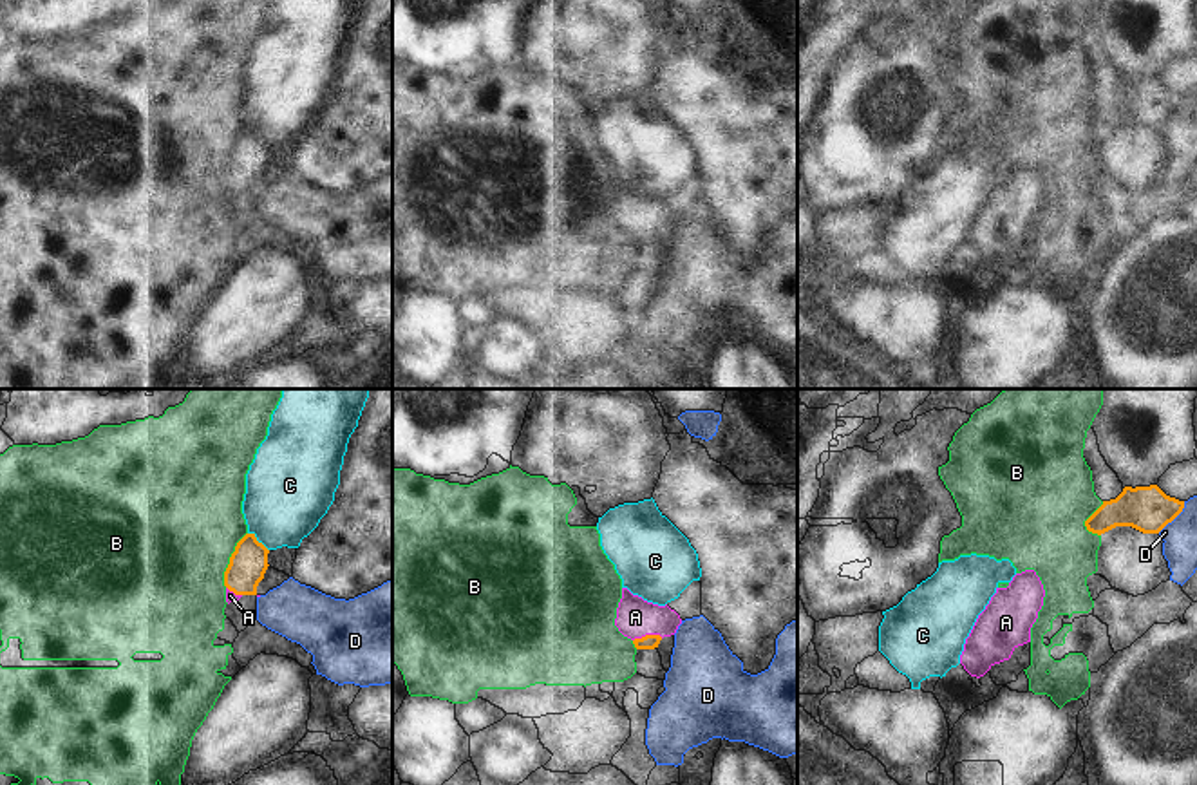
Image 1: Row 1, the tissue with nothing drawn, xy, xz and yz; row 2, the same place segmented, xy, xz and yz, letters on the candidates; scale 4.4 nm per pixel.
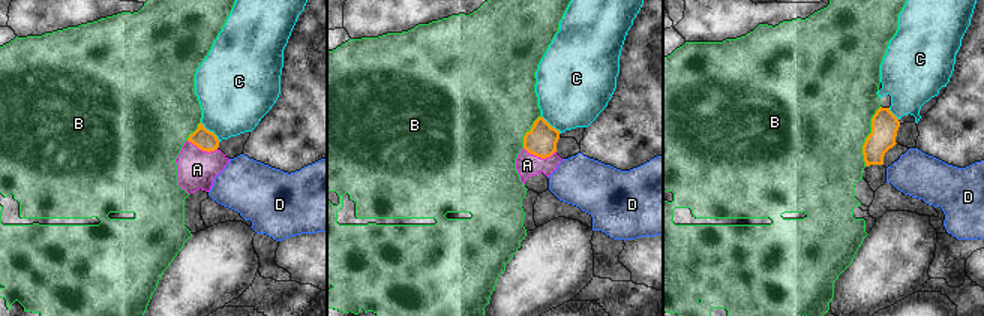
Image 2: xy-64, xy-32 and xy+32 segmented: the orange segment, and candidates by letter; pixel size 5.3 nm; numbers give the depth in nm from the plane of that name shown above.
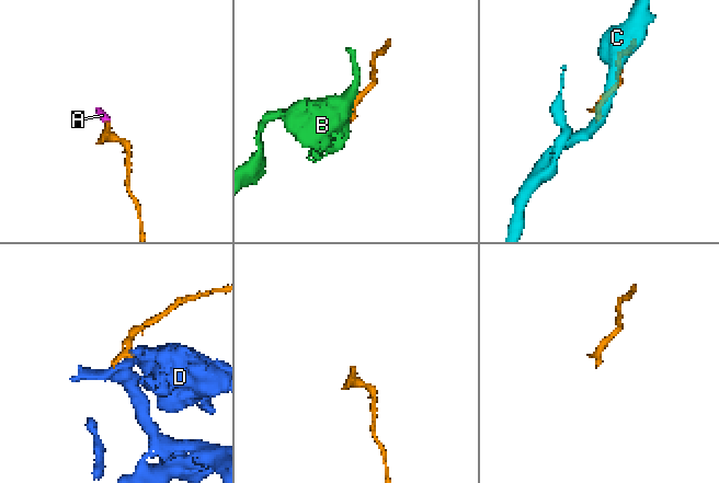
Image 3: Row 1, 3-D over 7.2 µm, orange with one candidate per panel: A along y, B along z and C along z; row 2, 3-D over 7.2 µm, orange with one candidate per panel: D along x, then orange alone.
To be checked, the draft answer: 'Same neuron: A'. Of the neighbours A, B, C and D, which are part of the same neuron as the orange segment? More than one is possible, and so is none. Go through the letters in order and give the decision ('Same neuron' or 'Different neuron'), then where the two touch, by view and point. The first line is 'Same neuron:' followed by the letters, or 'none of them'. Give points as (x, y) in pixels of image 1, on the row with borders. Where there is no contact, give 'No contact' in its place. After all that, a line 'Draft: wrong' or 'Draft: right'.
Same neuron: A
A: Same neuron. Touches orange at xz (648, 635)
B: Different neuron. Touches orange at xy (230, 559)
C: Different neuron. Touches orange at xy (257, 541)
D: Different neuron. Touches orange at yz (1174, 518)
Draft: right

